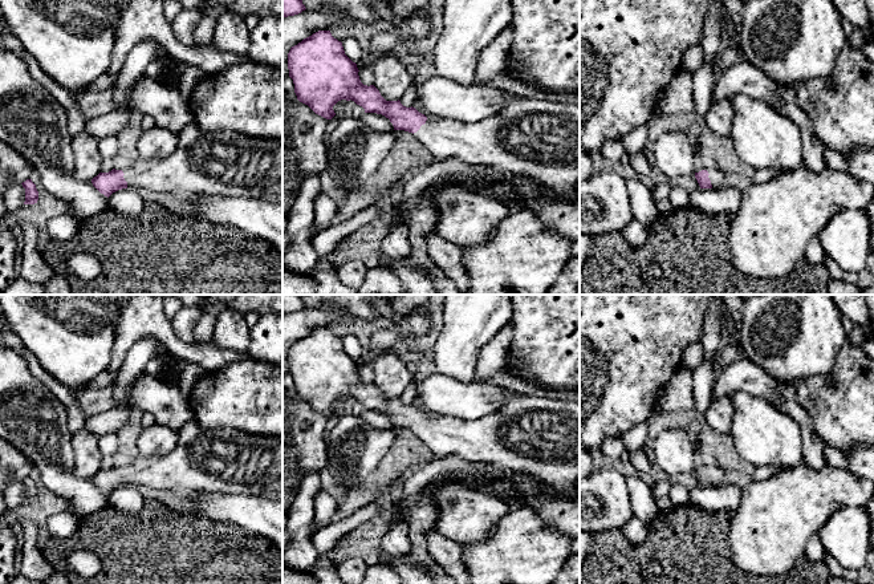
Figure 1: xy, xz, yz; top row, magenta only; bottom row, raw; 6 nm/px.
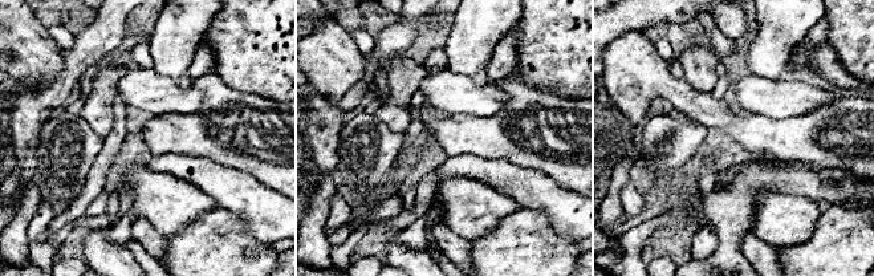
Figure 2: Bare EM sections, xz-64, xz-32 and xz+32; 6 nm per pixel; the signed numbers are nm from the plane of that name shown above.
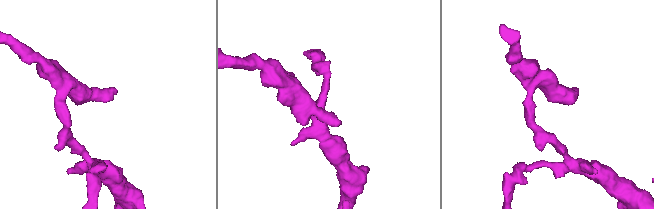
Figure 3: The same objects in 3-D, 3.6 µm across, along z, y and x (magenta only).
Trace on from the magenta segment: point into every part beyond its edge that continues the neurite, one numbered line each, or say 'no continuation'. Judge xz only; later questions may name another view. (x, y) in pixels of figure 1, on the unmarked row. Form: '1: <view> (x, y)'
1: xz (539, 436)

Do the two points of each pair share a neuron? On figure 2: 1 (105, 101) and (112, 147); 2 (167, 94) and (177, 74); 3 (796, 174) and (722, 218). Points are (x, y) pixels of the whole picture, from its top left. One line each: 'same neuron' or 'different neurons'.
1: different neurons
2: different neurons
3: same neuron

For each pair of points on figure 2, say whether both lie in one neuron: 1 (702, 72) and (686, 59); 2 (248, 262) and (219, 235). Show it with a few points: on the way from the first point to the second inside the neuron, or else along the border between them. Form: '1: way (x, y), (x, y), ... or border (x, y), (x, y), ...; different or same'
1: way (698, 68), (690, 61); same
2: way (242, 258), (226, 242); same

